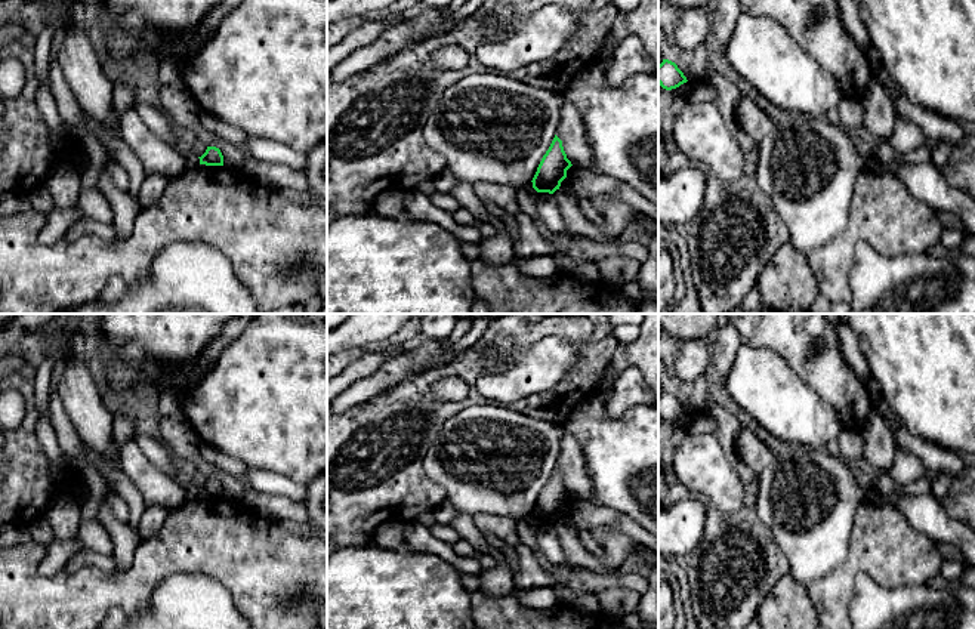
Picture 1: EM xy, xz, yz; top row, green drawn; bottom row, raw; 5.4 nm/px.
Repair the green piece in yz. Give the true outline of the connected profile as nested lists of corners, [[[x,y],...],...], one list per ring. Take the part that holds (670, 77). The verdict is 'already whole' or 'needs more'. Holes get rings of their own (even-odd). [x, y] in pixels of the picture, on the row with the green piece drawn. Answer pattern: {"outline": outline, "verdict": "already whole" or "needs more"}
{"outline": [[[663,59],[658,65],[658,84],[666,89],[672,90],[679,87],[681,84],[686,83],[686,77],[678,68],[678,65],[669,59]]], "verdict": "already whole"}

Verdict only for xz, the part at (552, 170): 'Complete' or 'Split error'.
Complete

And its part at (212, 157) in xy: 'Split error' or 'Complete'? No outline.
Complete

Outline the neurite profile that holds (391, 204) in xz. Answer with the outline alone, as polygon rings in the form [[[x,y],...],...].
[[[389,189],[380,194],[373,203],[373,212],[385,218],[401,218],[404,216],[404,198],[407,191]]]

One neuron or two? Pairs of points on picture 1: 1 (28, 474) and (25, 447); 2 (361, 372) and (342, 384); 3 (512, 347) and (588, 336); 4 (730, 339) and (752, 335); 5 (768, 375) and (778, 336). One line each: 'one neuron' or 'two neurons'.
1: one neuron
2: one neuron
3: two neurons
4: two neurons
5: two neurons

